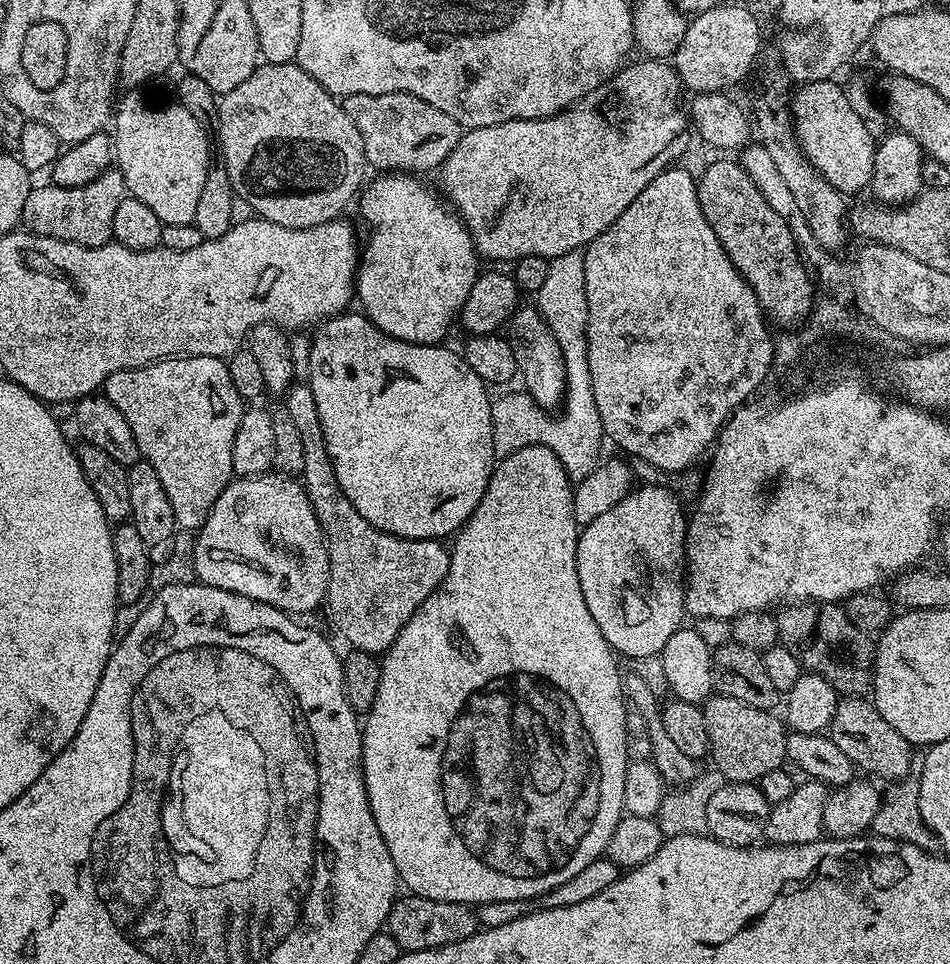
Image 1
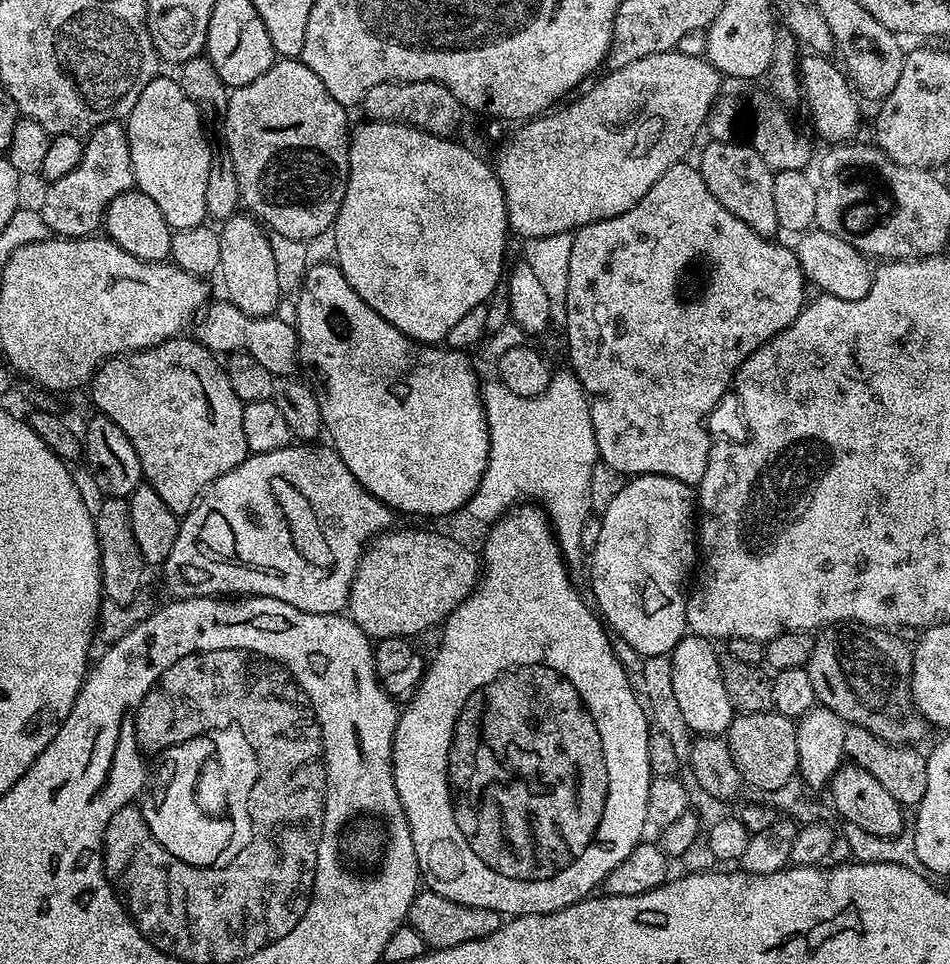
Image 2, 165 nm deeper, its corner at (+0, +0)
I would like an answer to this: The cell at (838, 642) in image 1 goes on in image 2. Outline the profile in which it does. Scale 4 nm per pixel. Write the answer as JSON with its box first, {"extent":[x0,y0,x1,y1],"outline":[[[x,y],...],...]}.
{"extent":[806,622,926,746],"outline":[[[851,622],[828,624],[825,628],[821,628],[815,633],[812,642],[812,653],[810,654],[806,667],[810,674],[810,686],[814,686],[814,694],[816,695],[817,701],[819,701],[827,711],[838,714],[838,718],[845,725],[851,726],[857,724],[858,726],[862,726],[862,730],[870,730],[870,734],[882,738],[887,744],[912,746],[917,743],[915,740],[923,738],[924,728],[926,729],[926,721],[912,702],[912,648],[906,641],[897,639],[891,631],[883,628],[871,628],[865,624],[853,624]]]}

